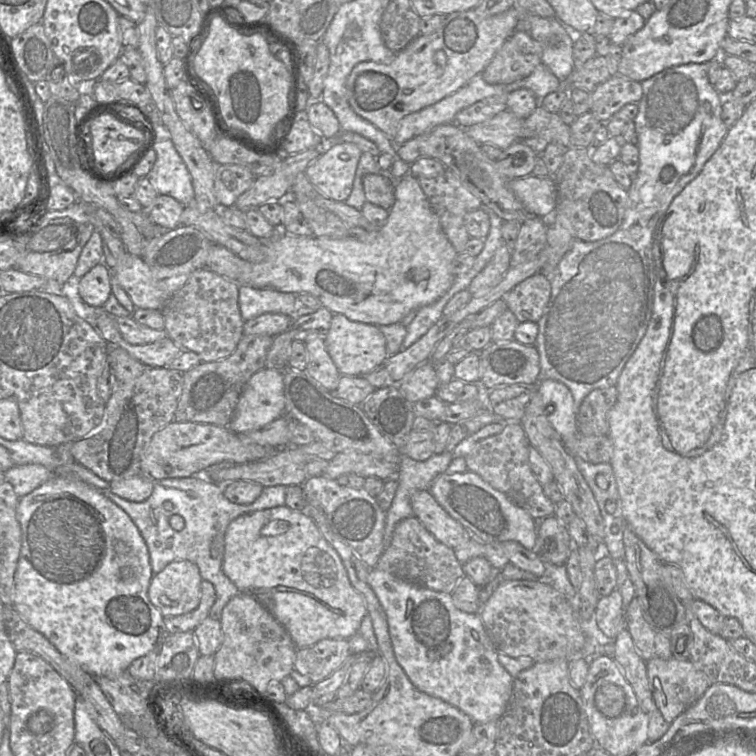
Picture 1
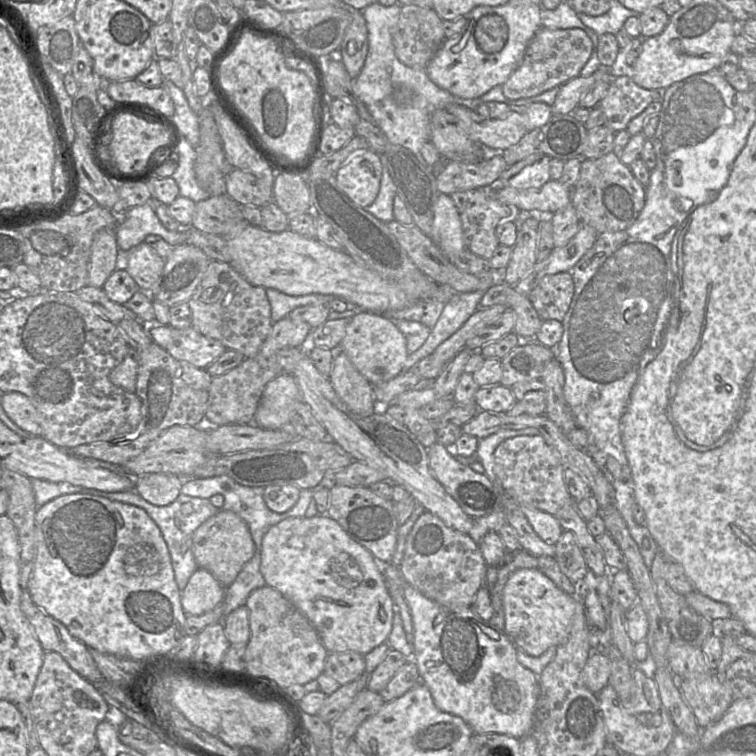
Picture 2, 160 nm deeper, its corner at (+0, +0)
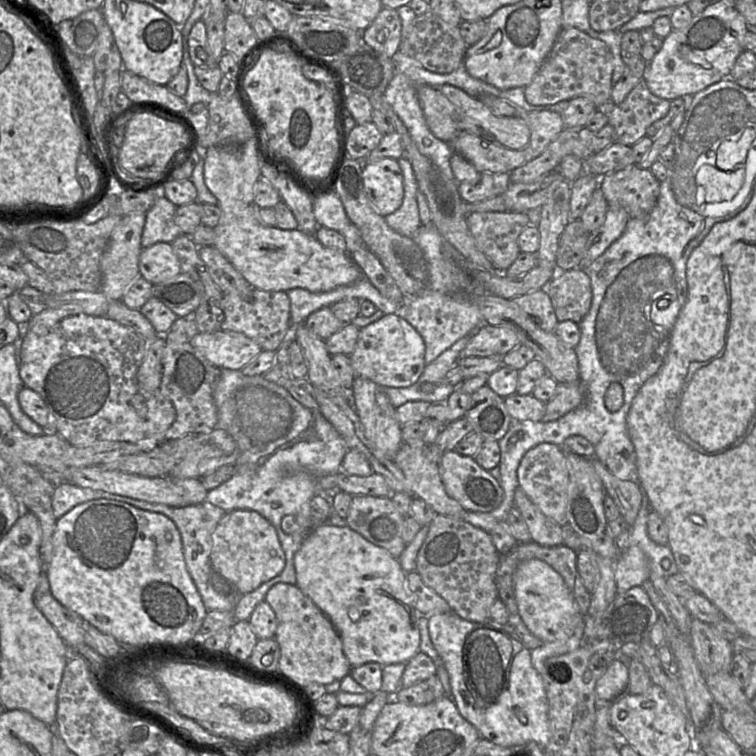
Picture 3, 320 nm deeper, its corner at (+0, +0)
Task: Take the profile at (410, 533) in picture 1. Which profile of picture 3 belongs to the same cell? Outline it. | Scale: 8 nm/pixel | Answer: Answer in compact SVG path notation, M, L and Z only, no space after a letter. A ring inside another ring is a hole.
M437 515L417 553L415 572L449 604L452 613L464 620L486 623L490 607L498 599L495 574L499 558L486 531L463 519Z

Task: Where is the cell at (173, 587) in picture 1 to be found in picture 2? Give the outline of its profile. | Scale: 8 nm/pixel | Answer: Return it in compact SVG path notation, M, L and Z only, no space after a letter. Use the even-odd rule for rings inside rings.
M200 567L181 590L181 605L187 615L200 616L219 607L225 599L225 587Z

